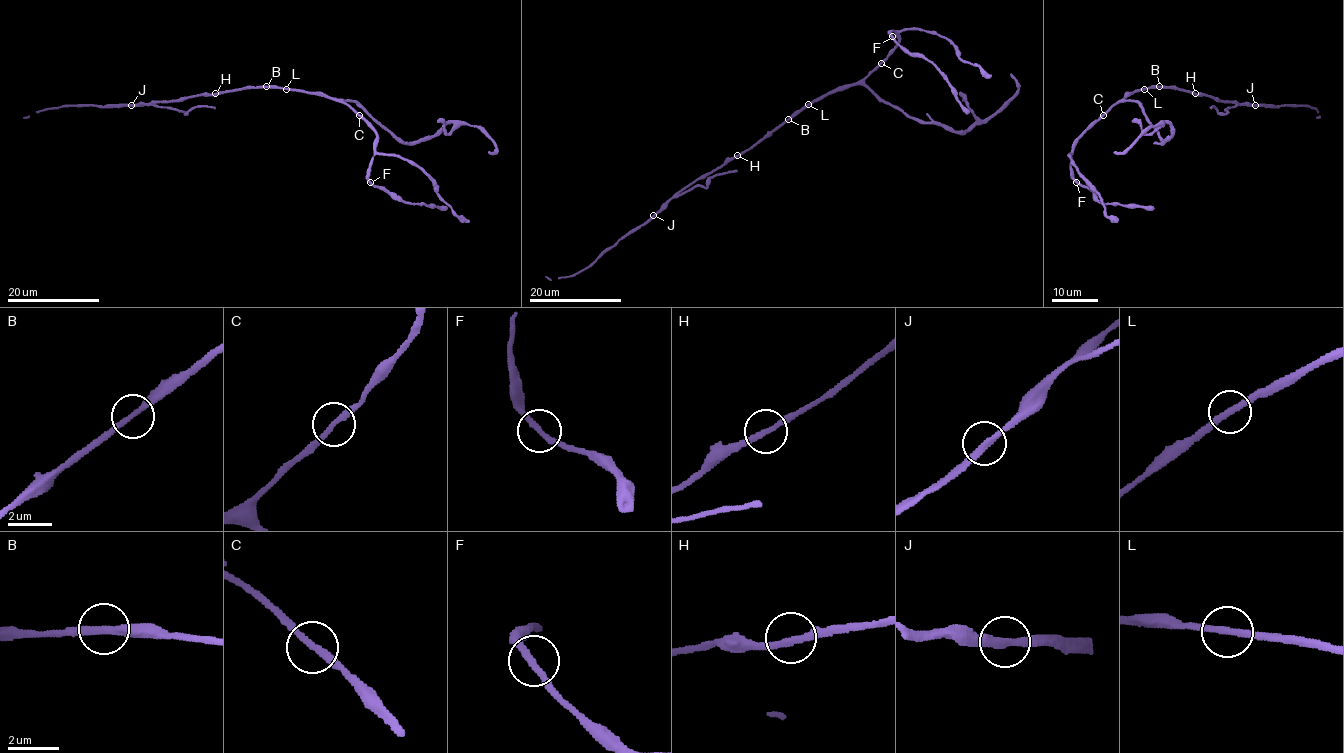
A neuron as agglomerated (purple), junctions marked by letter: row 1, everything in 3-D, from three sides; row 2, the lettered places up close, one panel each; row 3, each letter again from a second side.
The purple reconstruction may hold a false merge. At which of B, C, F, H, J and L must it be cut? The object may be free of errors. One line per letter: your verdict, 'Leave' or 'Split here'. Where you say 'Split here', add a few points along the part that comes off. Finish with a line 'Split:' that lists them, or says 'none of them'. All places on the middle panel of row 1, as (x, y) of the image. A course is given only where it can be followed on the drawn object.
B: Leave
C: Leave
F: Leave
H: Leave
J: Split here. Course of the part to remove: (653, 215), (607, 248), (587, 267), (563, 278), (546, 276)
L: Leave
Split: J

